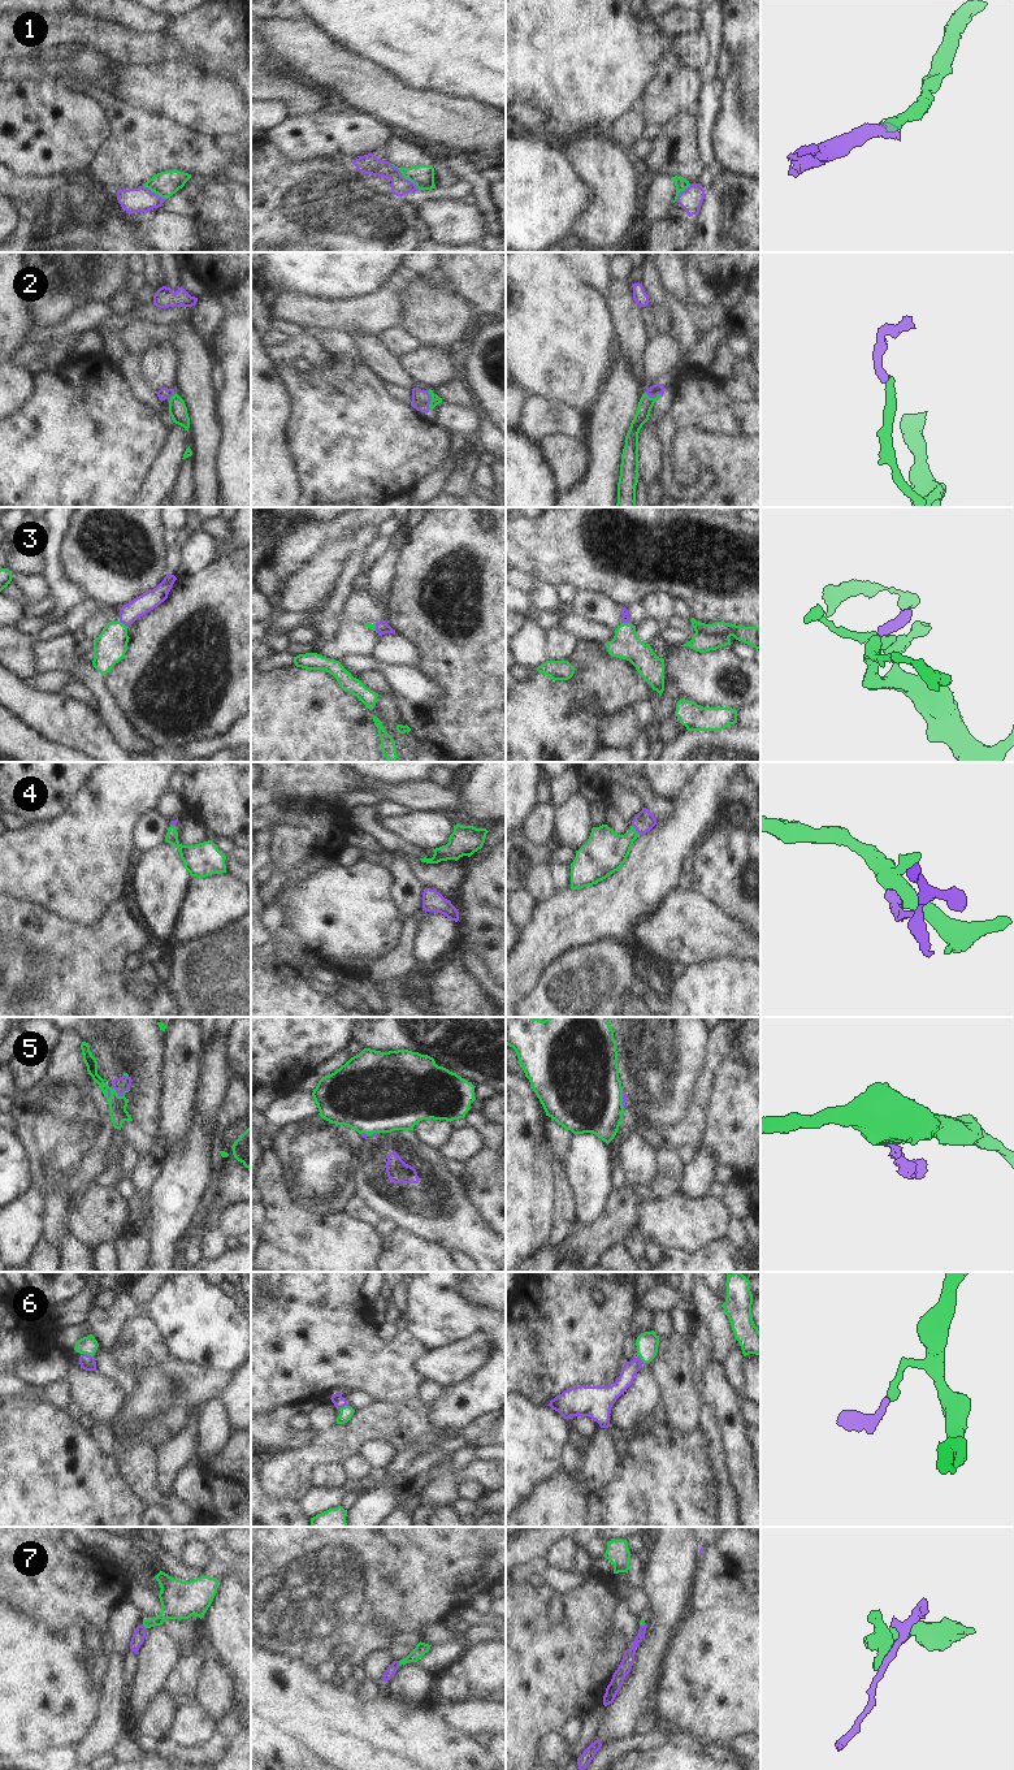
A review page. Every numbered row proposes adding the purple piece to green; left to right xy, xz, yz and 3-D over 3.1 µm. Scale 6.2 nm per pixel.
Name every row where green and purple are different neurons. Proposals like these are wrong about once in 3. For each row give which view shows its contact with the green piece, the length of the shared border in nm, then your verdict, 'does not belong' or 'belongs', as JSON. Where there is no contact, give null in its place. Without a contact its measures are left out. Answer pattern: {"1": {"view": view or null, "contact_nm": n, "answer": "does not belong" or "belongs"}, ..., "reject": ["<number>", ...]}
{"1": {"view": "xz", "contact_nm": 240, "answer": "does not belong"}, "2": {"view": "yz", "contact_nm": 120, "answer": "belongs"}, "3": {"view": "yz", "contact_nm": 60, "answer": "belongs"}, "4": {"view": "yz", "contact_nm": 90, "answer": "belongs"}, "5": {"view": "xy", "contact_nm": 110, "answer": "does not belong"}, "6": {"view": "xy", "contact_nm": 80, "answer": "belongs"}, "7": {"view": "xz", "contact_nm": 30, "answer": "does not belong"}, "reject": ["1", "5", "7"]}

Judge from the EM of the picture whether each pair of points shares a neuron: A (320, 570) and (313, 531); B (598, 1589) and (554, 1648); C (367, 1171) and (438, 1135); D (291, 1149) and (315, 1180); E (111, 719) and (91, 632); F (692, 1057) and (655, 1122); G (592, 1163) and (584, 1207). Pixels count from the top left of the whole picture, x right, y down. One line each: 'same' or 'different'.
A: different
B: same
C: different
D: same
E: different
F: same
G: same

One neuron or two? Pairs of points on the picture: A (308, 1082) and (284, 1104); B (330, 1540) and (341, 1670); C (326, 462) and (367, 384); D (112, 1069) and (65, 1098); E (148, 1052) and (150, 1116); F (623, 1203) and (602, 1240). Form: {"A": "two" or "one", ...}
{"A": "two", "B": "two", "C": "one", "D": "two", "E": "one", "F": "one"}

